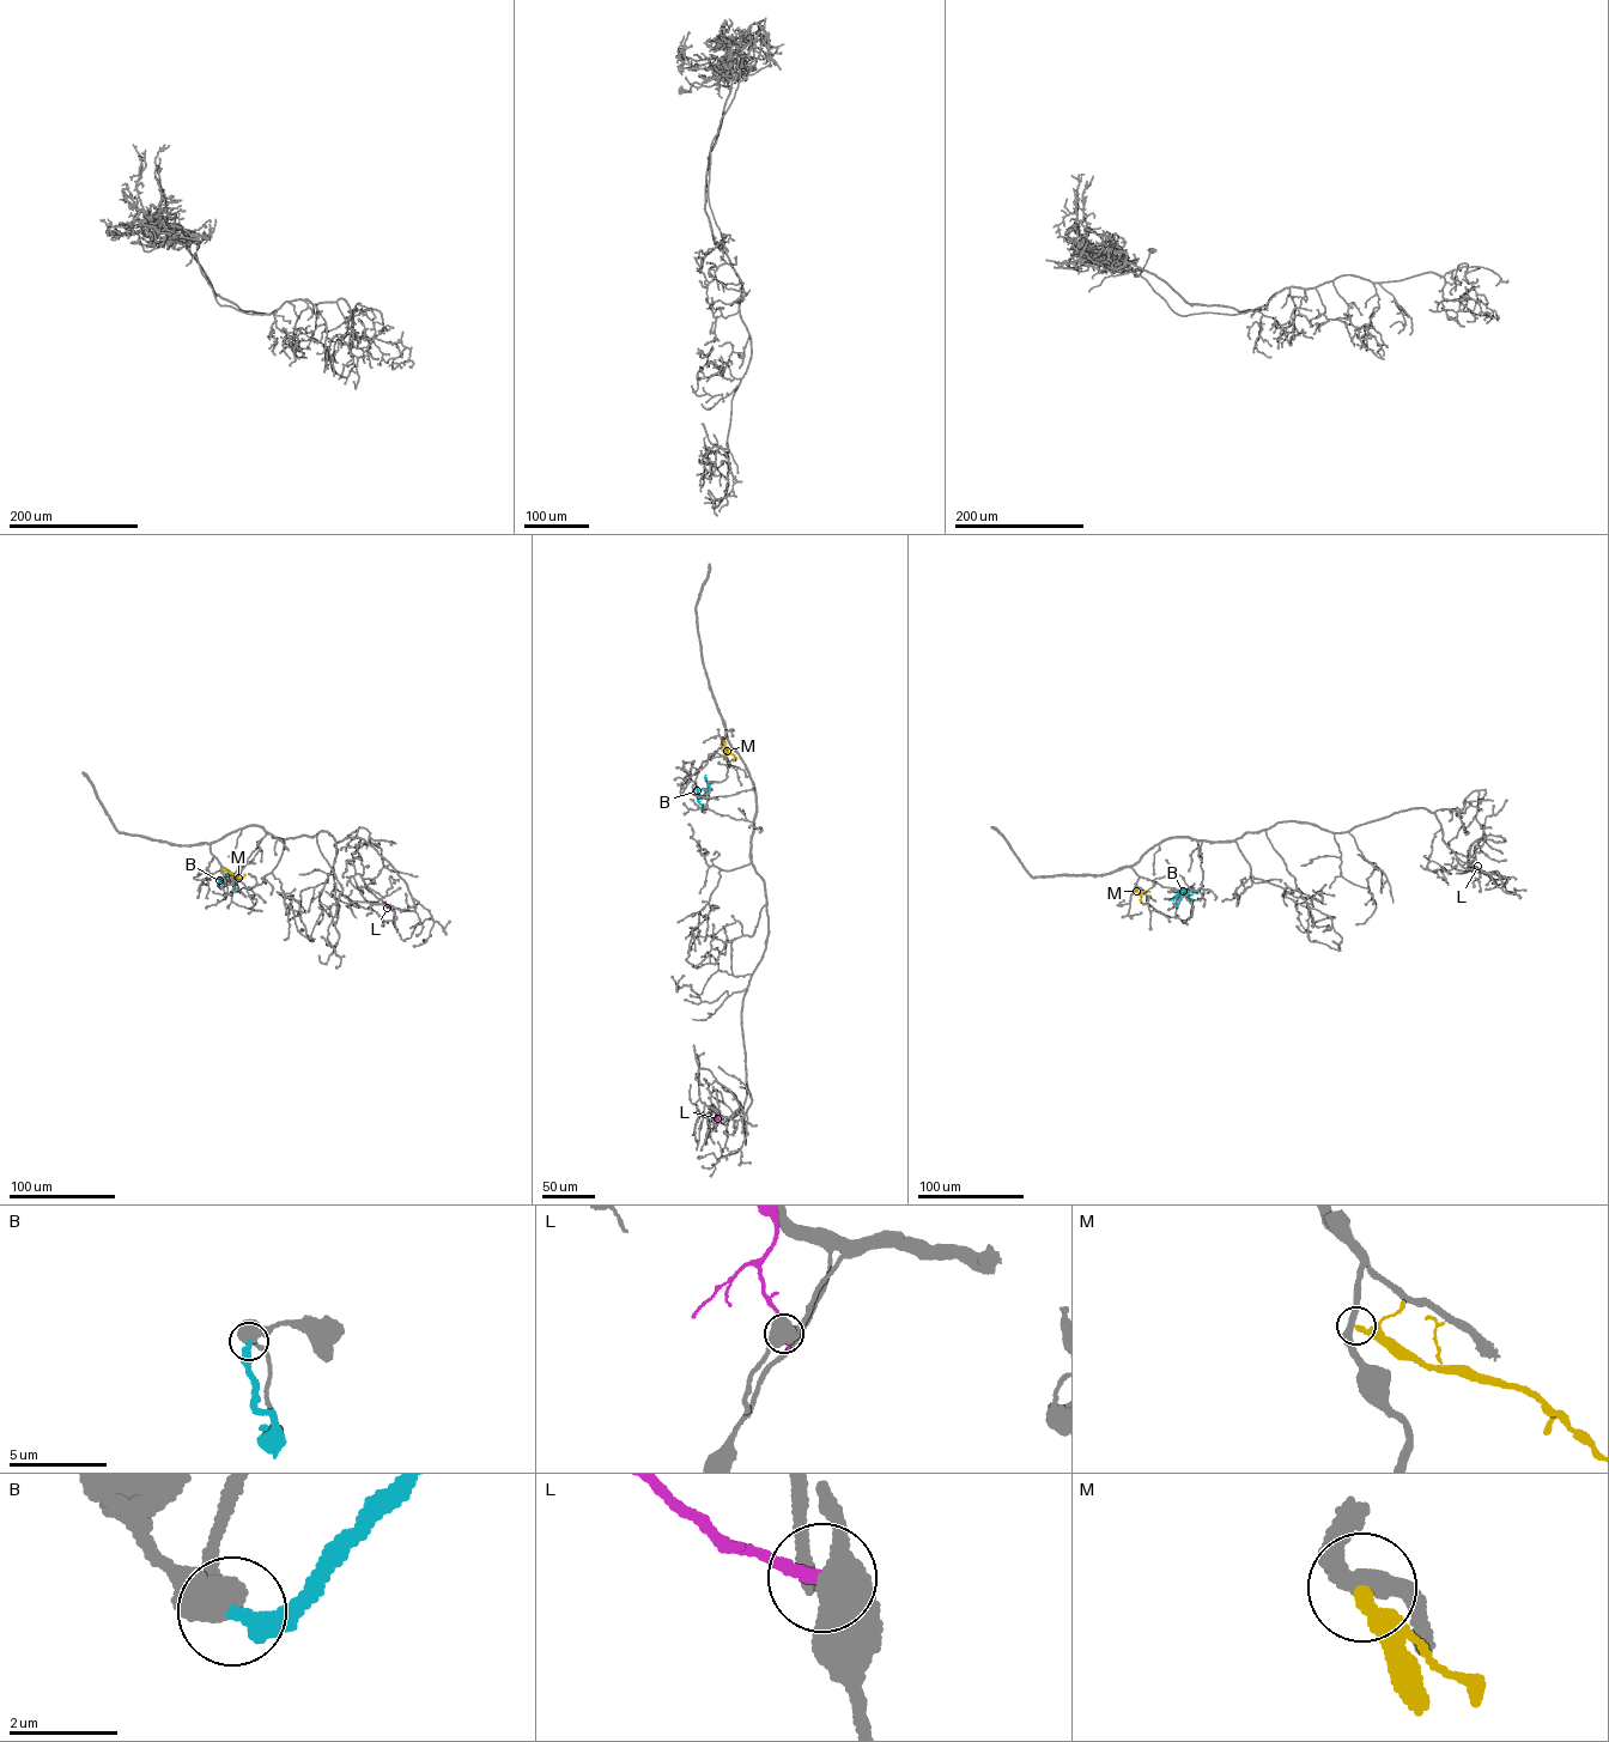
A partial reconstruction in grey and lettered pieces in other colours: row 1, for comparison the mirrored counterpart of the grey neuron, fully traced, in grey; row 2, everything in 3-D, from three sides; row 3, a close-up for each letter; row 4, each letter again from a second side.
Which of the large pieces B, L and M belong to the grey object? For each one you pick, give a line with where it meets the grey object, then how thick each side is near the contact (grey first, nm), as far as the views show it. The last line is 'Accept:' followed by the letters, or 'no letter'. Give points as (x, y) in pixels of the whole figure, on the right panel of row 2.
Accept: no letter

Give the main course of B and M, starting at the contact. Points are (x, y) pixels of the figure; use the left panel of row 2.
B: (234, 892), (234, 879), (226, 876), (223, 880), (230, 874)
M: (220, 868), (236, 878), (244, 874)

